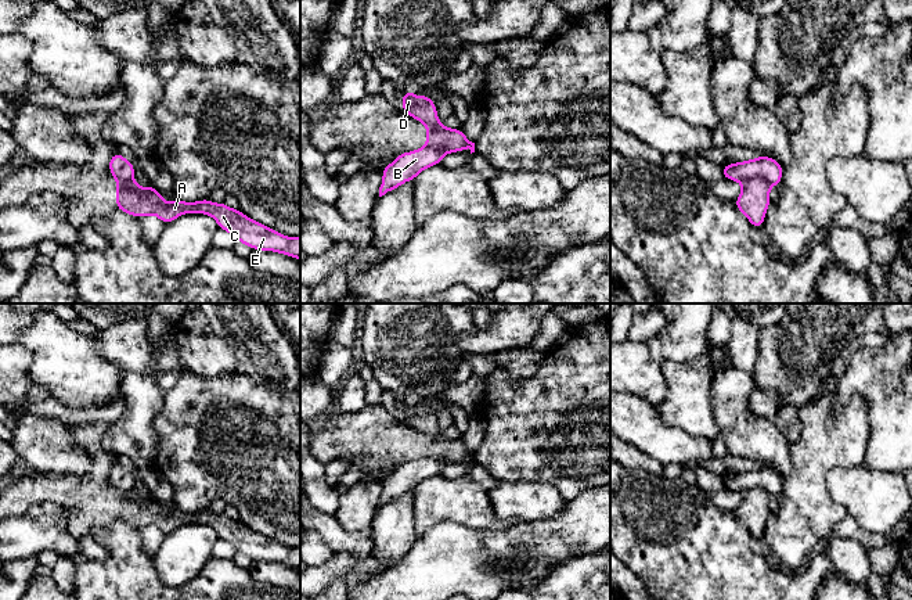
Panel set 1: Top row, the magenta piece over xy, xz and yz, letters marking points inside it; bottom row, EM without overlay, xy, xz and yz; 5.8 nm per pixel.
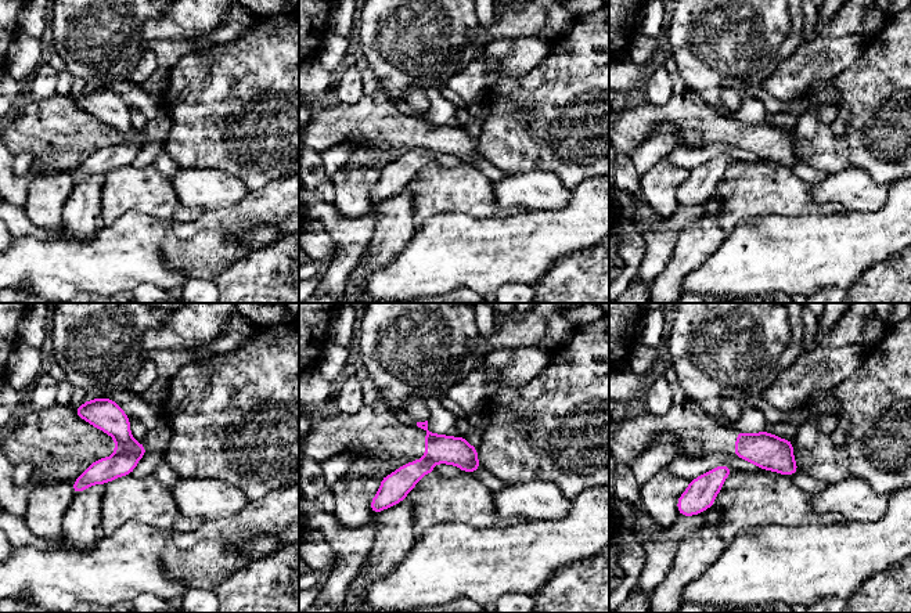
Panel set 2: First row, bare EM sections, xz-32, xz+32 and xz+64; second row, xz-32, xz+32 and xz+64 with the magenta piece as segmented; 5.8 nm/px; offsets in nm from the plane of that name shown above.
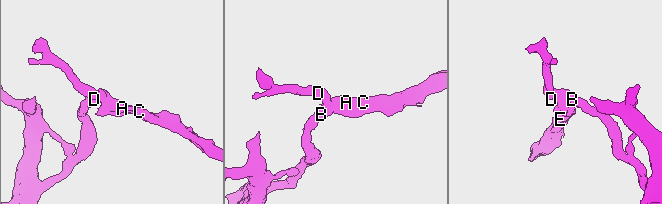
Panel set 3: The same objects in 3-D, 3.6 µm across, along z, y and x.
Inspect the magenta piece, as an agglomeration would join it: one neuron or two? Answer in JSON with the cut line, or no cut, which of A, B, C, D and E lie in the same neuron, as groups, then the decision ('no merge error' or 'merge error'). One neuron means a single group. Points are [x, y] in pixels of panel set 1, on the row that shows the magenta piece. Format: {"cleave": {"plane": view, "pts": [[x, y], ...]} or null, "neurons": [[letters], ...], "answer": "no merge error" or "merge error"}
{"cleave": {"plane": "yz", "pts": [[741, 182], [749, 178], [761, 178], [770, 187]]}, "neurons": [["A", "C", "E"], ["B", "D"]], "answer": "merge error"}

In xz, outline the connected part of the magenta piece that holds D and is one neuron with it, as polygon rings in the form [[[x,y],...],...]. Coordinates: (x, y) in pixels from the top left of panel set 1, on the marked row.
[[[410,90],[404,96],[400,96],[400,98],[401,105],[404,107],[404,114],[412,116],[418,122],[425,123],[426,126],[436,127],[440,125],[436,105],[426,93],[418,98],[414,90]]]

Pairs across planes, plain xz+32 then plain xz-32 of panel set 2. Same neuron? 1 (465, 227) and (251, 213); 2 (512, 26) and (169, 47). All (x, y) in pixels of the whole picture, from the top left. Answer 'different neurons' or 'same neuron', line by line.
1: same neuron
2: different neurons

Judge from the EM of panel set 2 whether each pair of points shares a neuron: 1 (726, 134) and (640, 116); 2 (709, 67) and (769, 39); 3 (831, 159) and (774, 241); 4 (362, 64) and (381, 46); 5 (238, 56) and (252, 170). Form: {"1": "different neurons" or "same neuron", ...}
{"1": "same neuron", "2": "same neuron", "3": "different neurons", "4": "different neurons", "5": "same neuron"}

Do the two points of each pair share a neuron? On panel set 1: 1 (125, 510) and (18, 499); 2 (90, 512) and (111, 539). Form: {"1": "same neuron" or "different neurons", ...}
{"1": "same neuron", "2": "different neurons"}

